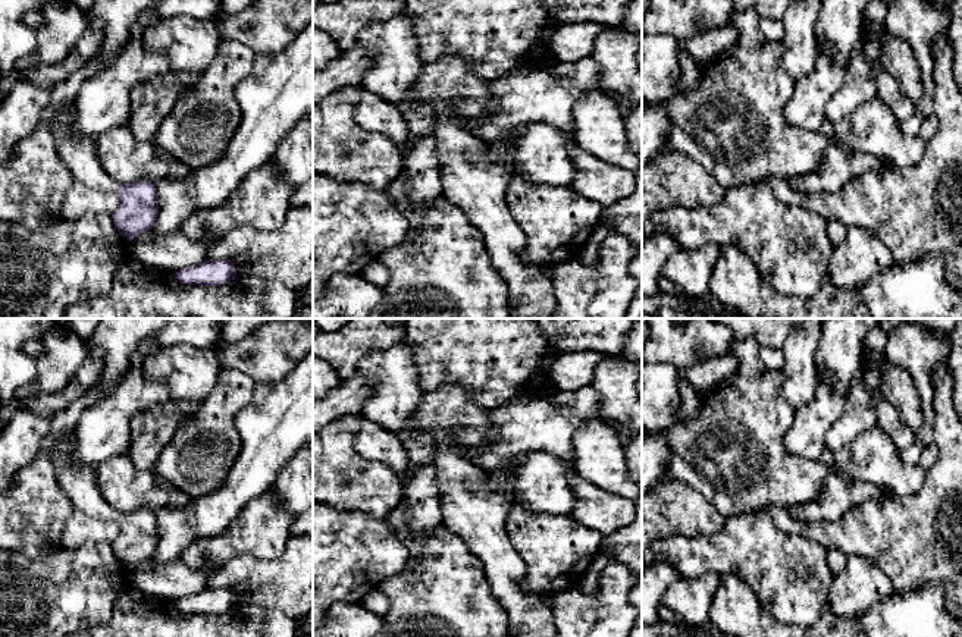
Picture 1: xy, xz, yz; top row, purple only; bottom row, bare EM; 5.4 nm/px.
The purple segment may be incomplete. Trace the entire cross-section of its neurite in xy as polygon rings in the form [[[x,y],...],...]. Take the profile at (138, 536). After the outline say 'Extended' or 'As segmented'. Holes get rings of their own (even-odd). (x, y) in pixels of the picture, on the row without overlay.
[[[75,432],[66,436],[53,451],[53,462],[63,493],[75,509],[103,521],[116,521],[120,531],[112,542],[119,564],[132,571],[138,564],[151,559],[159,542],[156,514],[147,509],[117,512],[104,500],[95,468],[76,467],[72,462]]]. Extended

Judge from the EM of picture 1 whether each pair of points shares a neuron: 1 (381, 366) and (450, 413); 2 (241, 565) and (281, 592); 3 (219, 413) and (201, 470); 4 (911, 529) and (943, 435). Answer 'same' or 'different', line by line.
1: different
2: same
3: same
4: same

